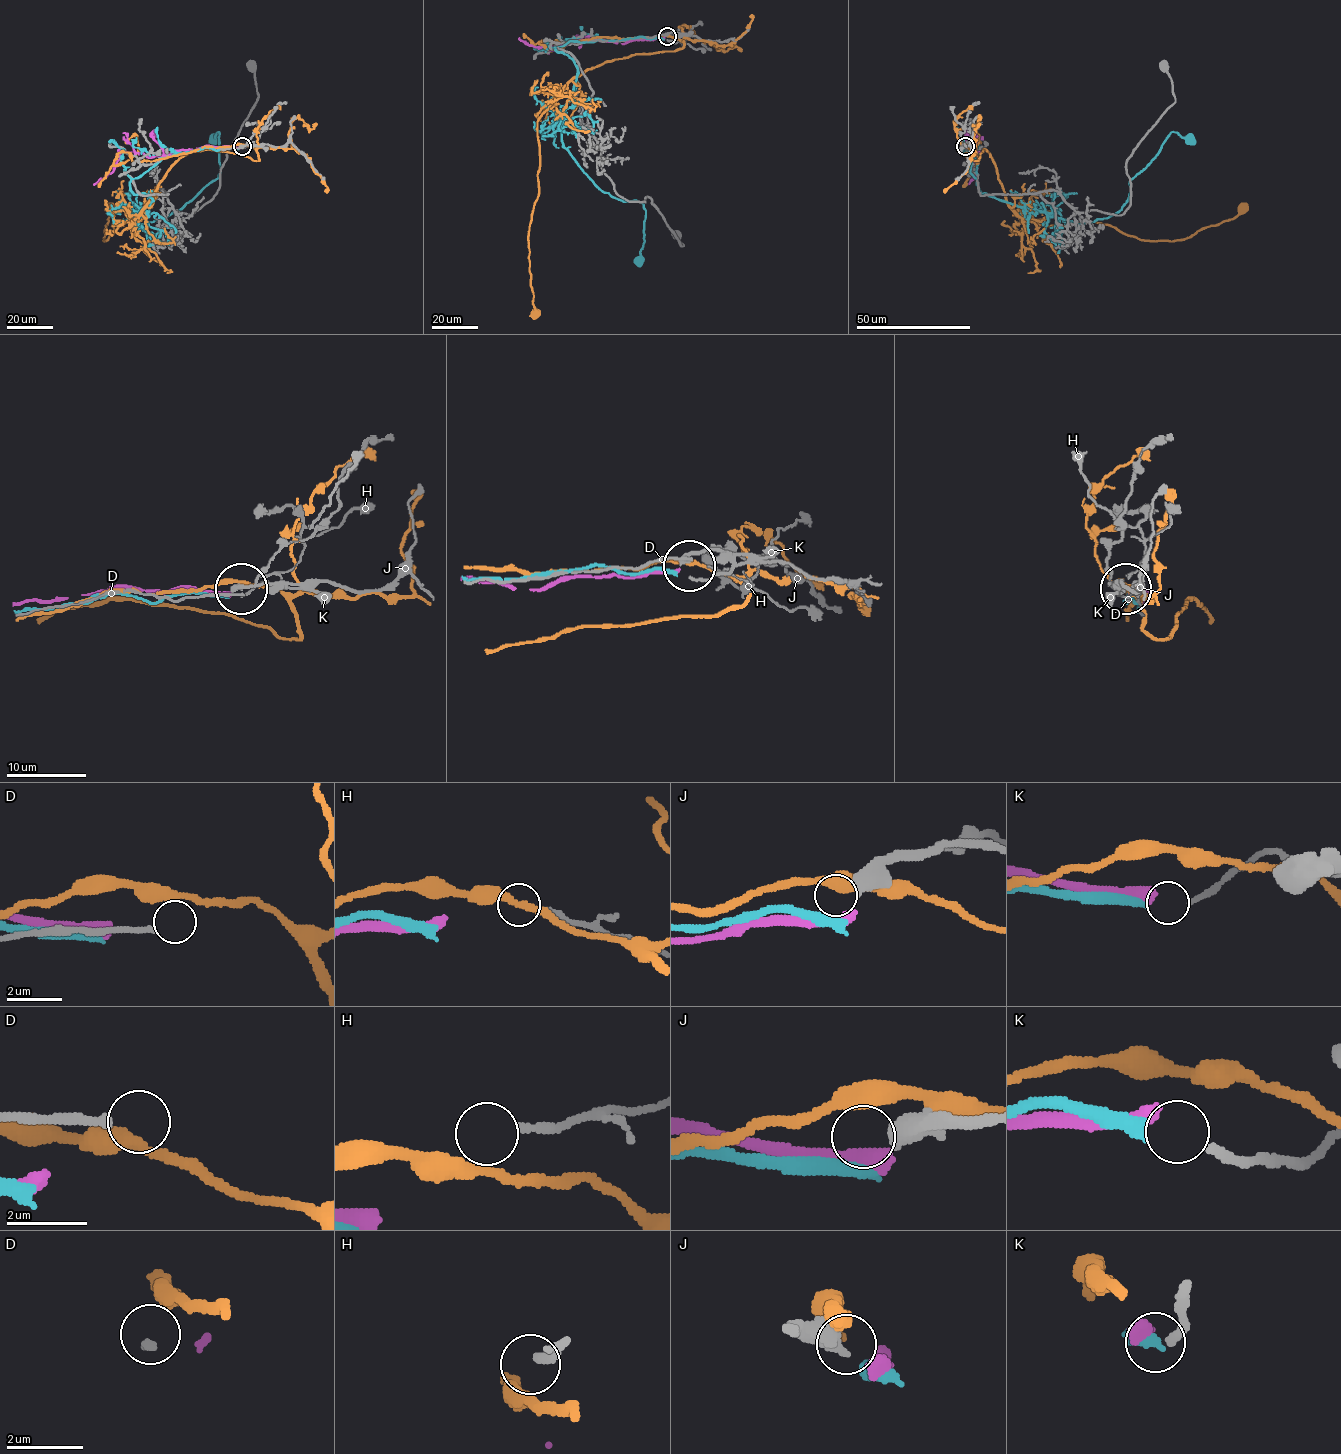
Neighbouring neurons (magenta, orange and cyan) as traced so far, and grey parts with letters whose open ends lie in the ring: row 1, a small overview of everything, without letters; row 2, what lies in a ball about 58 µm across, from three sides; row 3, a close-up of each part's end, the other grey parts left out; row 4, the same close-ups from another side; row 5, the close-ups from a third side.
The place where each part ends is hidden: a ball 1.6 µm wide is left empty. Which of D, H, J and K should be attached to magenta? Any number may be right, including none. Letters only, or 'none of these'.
none of these

